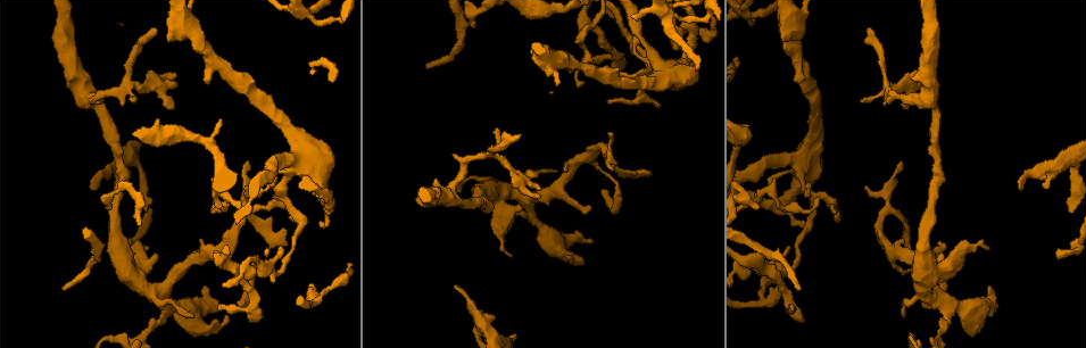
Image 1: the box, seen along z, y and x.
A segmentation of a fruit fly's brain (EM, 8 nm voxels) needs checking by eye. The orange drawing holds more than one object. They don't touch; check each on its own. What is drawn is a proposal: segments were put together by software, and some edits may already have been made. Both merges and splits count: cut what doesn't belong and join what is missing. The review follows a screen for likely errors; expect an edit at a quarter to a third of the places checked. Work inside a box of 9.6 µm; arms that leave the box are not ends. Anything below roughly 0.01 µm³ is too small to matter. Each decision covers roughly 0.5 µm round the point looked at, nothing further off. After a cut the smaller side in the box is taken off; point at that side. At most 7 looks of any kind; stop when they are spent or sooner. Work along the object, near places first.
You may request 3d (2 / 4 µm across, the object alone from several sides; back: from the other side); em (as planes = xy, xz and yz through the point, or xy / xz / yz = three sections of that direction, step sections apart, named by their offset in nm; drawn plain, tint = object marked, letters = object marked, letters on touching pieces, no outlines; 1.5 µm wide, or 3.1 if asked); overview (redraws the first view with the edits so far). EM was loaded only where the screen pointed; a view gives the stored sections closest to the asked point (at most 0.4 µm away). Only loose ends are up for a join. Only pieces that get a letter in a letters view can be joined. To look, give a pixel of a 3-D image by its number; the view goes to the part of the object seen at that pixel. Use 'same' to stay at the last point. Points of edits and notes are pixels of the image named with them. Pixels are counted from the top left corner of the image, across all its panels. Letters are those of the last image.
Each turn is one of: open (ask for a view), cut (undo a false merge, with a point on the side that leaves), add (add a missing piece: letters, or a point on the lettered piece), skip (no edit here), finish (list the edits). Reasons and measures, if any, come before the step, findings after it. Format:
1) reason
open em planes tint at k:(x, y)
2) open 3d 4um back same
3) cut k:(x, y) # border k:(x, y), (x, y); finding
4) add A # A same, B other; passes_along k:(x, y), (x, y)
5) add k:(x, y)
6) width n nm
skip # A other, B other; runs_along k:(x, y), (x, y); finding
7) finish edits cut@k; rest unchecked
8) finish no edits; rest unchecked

stops while still wide
open em planes letters at 1:(520, 208)

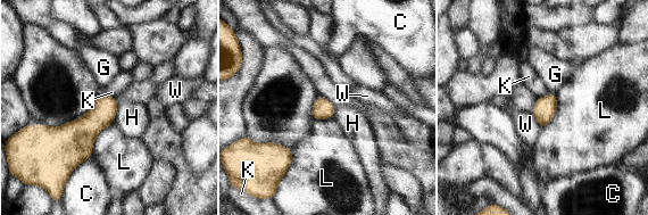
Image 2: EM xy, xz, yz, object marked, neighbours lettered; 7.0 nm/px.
skip # C other, G other, H other, K other, L other, W other; no lettered piece goes on from it

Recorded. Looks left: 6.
free end
open em planes letters at 1:(193, 317)

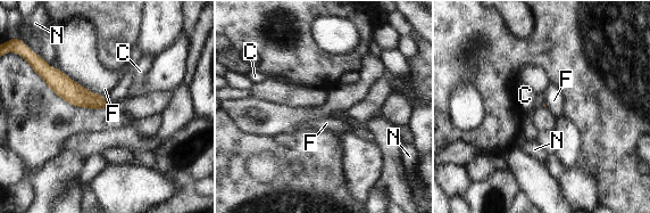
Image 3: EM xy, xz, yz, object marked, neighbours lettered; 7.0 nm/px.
skip # C other, F other, N other; no lettered piece goes on from it

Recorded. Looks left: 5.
open em planes letters at 1:(429, 66)

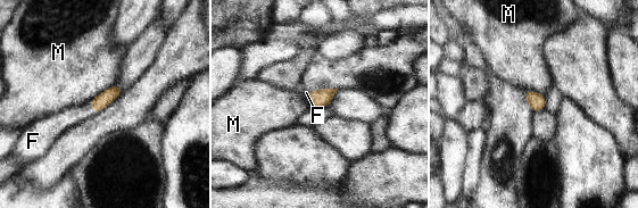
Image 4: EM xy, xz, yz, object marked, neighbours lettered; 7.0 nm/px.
longest_contact M 240 nm
add F # F same, M other; passes_along 4:(105, 98), (93, 109), (66, 119); it goes on there

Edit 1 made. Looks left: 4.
finish edits add@4; rest unchecked

